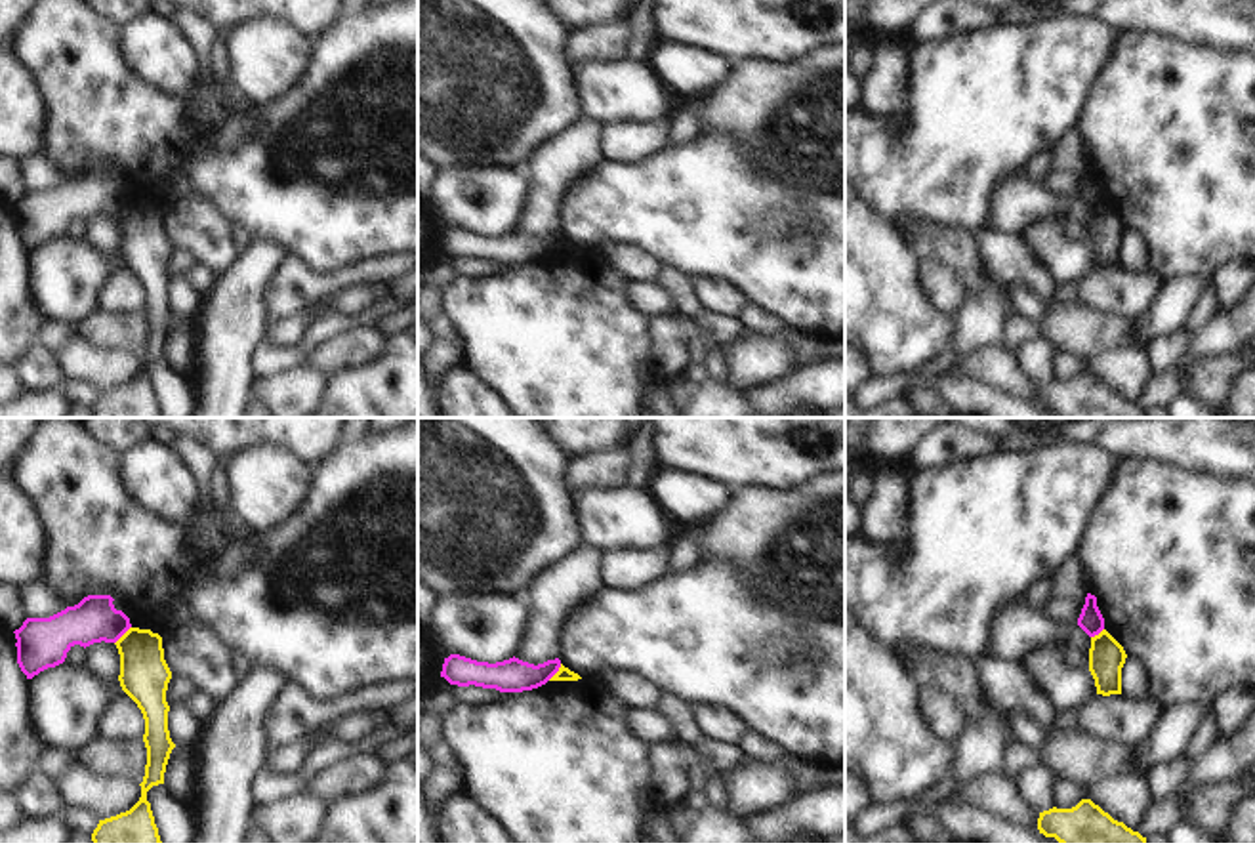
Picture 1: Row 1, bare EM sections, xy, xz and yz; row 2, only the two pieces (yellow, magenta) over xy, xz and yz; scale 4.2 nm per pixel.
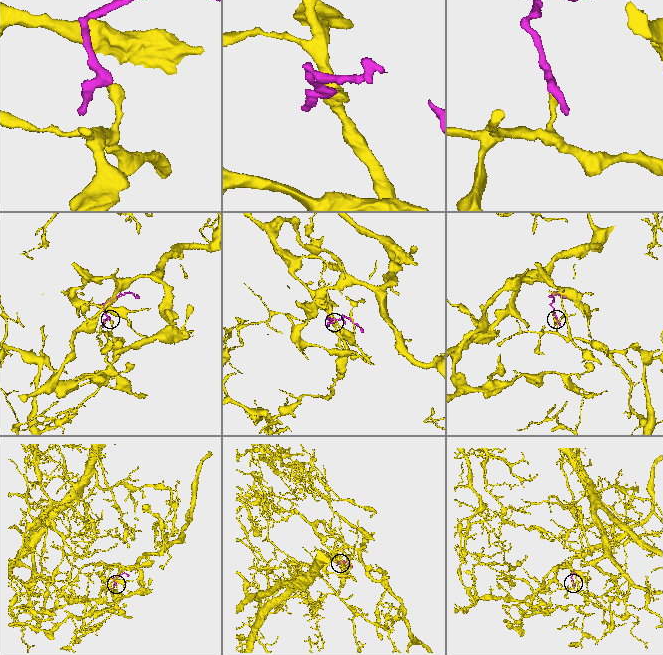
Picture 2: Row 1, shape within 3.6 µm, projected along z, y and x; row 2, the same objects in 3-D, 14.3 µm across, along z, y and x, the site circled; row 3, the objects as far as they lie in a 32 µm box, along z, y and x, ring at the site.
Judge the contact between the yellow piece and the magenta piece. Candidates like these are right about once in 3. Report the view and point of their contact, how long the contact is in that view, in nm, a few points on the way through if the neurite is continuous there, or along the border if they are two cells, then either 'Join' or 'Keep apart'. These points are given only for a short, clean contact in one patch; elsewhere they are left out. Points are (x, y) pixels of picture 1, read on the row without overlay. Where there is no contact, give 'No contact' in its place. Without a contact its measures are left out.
Touches yellow at xy (123, 208). Shared border 100 nm. Boundary: xy (130, 199), (115, 216). Keep apart

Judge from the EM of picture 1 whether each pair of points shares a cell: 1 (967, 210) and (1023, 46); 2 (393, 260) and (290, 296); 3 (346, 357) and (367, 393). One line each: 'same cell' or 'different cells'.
1: same cell
2: same cell
3: different cells

